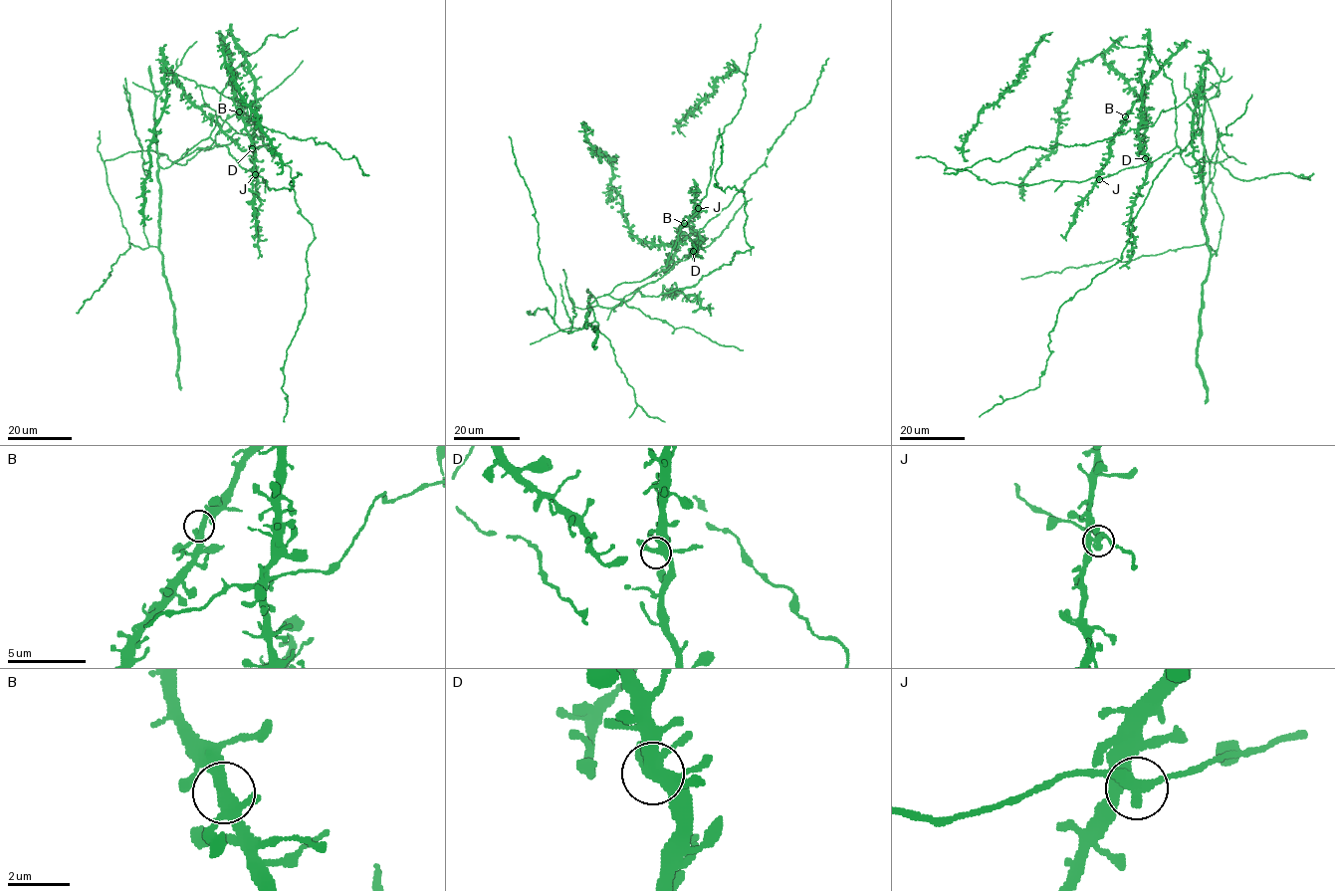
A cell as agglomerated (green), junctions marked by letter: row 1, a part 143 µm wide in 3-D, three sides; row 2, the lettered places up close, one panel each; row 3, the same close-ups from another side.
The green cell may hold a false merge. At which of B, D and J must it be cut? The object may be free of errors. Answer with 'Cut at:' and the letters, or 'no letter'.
Cut at: no letter

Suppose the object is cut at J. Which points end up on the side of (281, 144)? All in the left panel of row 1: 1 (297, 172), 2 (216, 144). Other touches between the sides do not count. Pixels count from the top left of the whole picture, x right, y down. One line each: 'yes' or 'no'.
1: no
2: yes

